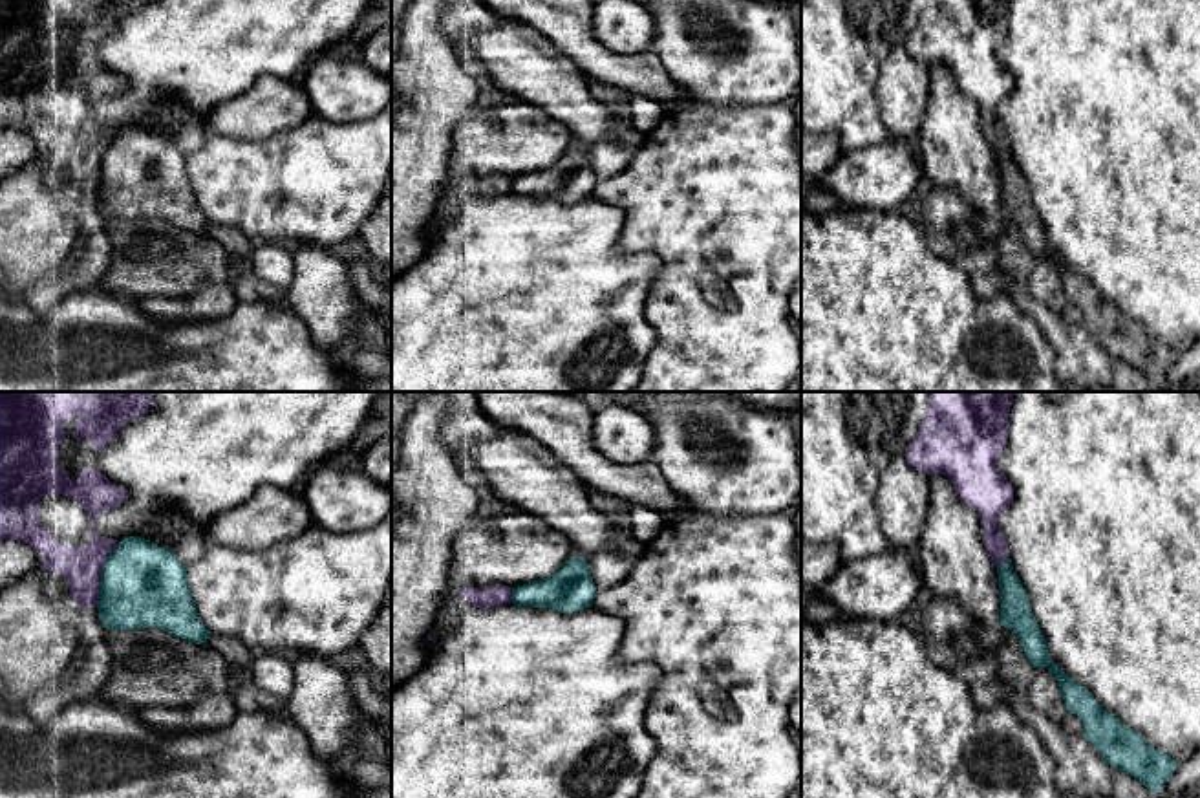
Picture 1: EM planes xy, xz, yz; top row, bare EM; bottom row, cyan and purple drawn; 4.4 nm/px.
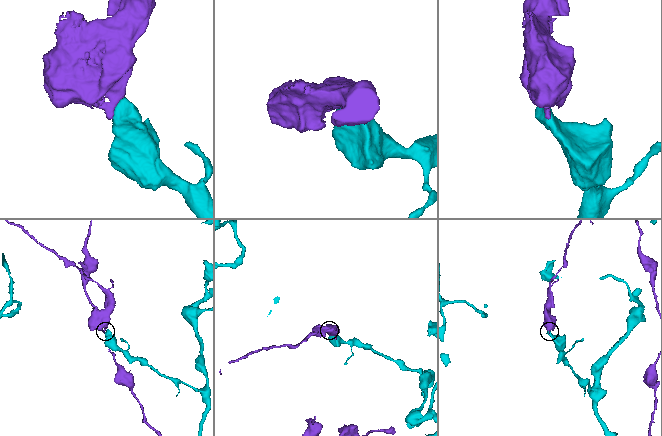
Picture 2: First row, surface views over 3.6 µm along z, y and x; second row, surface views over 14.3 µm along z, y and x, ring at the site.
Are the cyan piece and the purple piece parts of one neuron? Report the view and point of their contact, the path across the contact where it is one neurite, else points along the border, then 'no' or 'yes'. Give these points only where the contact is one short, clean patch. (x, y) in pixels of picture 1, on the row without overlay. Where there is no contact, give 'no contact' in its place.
xy (101, 165) | along xy (117, 134), (103, 156), (96, 194) | no

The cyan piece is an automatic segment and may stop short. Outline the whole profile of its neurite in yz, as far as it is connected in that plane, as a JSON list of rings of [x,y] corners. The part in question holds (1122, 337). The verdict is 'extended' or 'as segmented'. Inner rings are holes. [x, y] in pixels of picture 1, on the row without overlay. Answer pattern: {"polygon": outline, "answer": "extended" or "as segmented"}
{"polygon": [[[1012,150],[997,156],[1001,179],[1001,216],[1013,221],[1034,258],[1048,258],[1061,278],[1065,295],[1085,317],[1085,329],[1112,357],[1140,370],[1156,384],[1176,361],[1176,351],[1151,337],[1145,328],[1129,318],[1112,302],[1103,300],[1094,286],[1070,269],[1050,247],[1046,229],[1032,203],[1030,189],[1013,161]]], "answer": "as segmented"}

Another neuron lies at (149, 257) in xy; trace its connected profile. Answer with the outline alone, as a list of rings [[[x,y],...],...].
[[[161,218],[106,220],[112,245],[102,291],[139,300],[150,295],[187,297],[205,282],[232,284],[225,247]]]

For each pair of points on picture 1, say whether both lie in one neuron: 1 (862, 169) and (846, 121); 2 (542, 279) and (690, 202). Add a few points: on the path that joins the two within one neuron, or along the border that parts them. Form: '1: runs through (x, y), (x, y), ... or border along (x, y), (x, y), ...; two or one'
1: border along (888, 136), (842, 154); two
2: border along (600, 200), (624, 216), (621, 248), (659, 258); two

